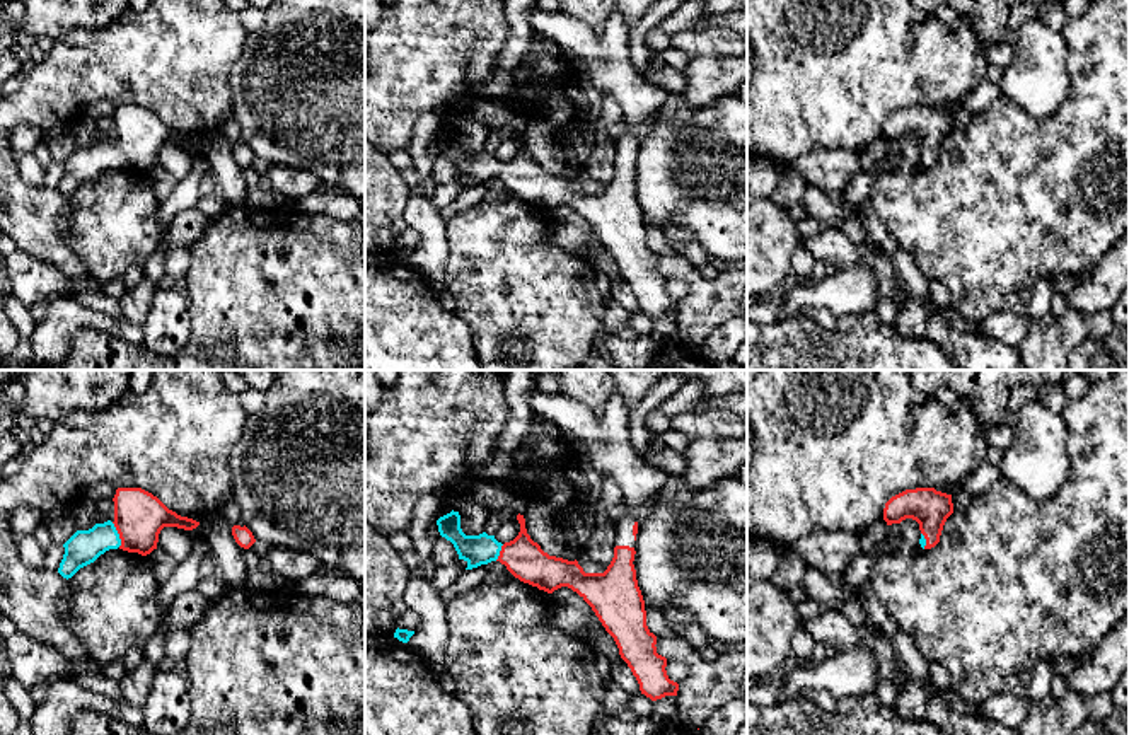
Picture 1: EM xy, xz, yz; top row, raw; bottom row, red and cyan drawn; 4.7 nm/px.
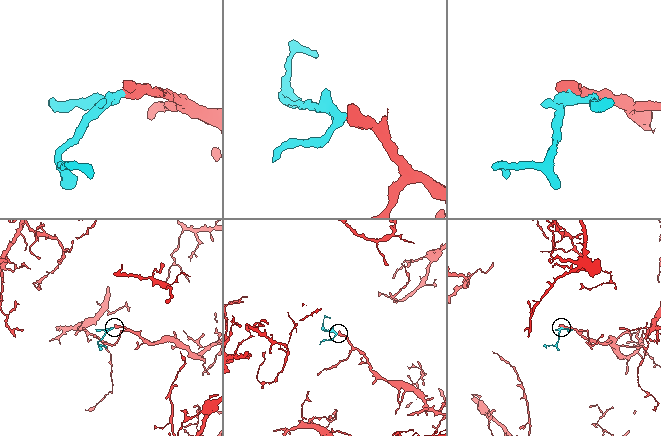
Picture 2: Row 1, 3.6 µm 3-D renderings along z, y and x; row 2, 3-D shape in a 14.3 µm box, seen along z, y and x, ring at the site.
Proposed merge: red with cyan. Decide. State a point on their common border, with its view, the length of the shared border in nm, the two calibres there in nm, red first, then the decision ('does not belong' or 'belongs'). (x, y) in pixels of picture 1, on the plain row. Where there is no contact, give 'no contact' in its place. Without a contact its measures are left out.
xy (118, 150) | 130 nm | 240/160 nm | belongs

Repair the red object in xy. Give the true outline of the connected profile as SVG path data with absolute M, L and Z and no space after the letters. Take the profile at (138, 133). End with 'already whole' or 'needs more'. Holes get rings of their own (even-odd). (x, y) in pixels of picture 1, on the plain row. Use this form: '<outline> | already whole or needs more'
M118 106L113 116L114 138L77 148L65 162L58 191L72 196L80 186L94 181L109 167L123 167L142 174L157 167L164 145L193 148L200 140L169 128L157 114L142 106Z | needs more

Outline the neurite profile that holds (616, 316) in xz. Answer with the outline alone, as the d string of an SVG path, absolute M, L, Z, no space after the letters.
M614 298L604 304L604 324L597 334L597 344L602 344L607 336L616 336L621 327L629 326L631 312Z

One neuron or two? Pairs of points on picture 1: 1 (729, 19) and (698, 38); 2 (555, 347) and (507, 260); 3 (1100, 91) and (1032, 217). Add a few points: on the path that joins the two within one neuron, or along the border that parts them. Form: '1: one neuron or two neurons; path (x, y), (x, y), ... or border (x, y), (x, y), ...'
1: two neurons; border (729, 28), (694, 29)
2: one neuron; path (534, 324), (532, 307), (510, 282)
3: one neuron; path (1100, 121), (1100, 147), (1063, 186)

